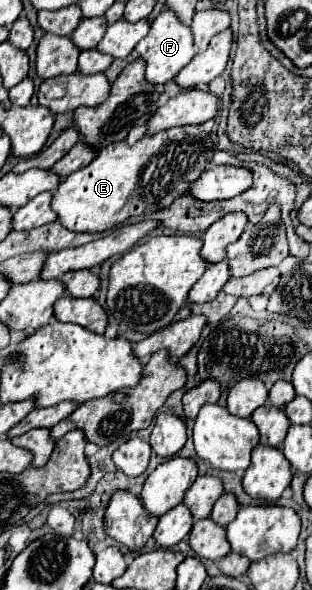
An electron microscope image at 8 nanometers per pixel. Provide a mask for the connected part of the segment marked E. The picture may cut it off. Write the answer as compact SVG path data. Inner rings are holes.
M183 126L183 128L171 128L163 130L153 136L143 136L137 144L129 146L125 140L115 142L107 148L103 148L89 166L77 170L75 174L67 176L57 192L53 194L51 208L57 212L57 220L71 232L103 232L117 228L123 220L131 216L145 216L155 210L167 208L175 198L183 196L191 182L199 178L203 168L213 156L215 148L215 136L207 136L199 130L199 126Z

